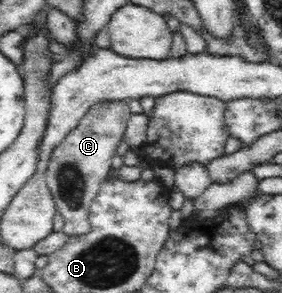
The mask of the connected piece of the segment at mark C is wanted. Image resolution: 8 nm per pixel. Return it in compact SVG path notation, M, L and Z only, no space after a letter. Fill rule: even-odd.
M115 101L95 105L78 123L78 126L70 131L69 135L59 144L59 147L55 147L55 151L51 152L46 175L47 186L48 190L51 191L52 201L55 202L56 212L63 216L65 220L62 233L68 236L87 235L91 232L92 226L89 222L90 205L97 197L103 181L112 172L113 157L116 156L117 148L127 127L127 121L129 121L132 114L128 104L128 101Z

